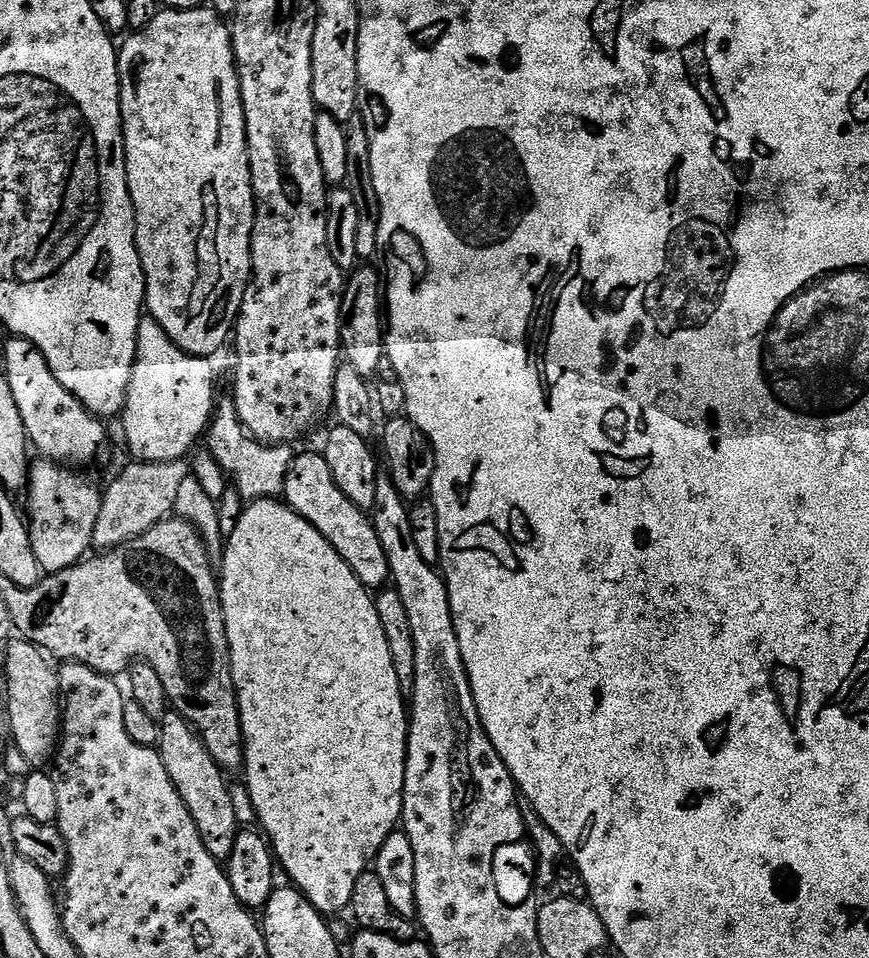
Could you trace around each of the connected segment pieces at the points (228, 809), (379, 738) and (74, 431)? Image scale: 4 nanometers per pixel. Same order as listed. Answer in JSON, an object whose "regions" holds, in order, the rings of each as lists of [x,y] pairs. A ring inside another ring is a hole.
{"regions":[[[[174,710],[169,711],[160,725],[160,743],[158,751],[166,766],[166,774],[170,774],[170,782],[174,782],[174,790],[182,798],[186,810],[194,818],[194,826],[198,826],[198,834],[216,860],[227,862],[234,850],[236,842],[236,804],[232,801],[232,792],[224,781],[225,769],[219,768],[202,738]]],[[[276,498],[257,500],[245,507],[244,513],[240,515],[238,526],[234,526],[234,534],[230,534],[226,538],[224,545],[224,567],[219,585],[220,601],[222,602],[222,610],[224,611],[224,621],[226,622],[226,634],[228,635],[228,649],[230,650],[230,658],[232,659],[232,681],[236,687],[236,697],[238,698],[238,706],[240,707],[240,721],[242,722],[242,734],[244,735],[244,766],[242,775],[248,779],[248,796],[252,799],[252,808],[256,811],[257,818],[260,819],[261,826],[259,825],[259,827],[262,829],[263,835],[266,837],[275,859],[282,869],[283,875],[285,872],[293,880],[291,883],[299,889],[301,895],[317,911],[325,917],[331,918],[335,912],[340,912],[343,908],[345,911],[351,905],[352,895],[354,894],[354,882],[358,882],[360,875],[369,871],[370,865],[376,859],[376,851],[380,849],[382,842],[386,842],[386,838],[390,833],[397,831],[398,825],[401,823],[404,815],[404,775],[406,774],[406,758],[408,757],[408,722],[410,712],[406,707],[405,697],[400,690],[398,670],[394,670],[394,658],[390,658],[390,642],[386,642],[386,630],[382,630],[382,622],[378,618],[375,599],[370,595],[369,589],[365,588],[362,582],[358,582],[354,570],[350,570],[350,566],[346,566],[346,562],[342,562],[338,550],[334,550],[334,546],[330,546],[330,542],[326,542],[326,538],[322,538],[320,531],[310,522],[306,522],[306,518],[302,518],[293,508],[289,508],[287,503],[281,502]]],[[[8,338],[4,344],[4,368],[2,375],[10,382],[10,391],[14,393],[14,402],[18,402],[18,411],[22,413],[22,422],[26,426],[31,447],[40,451],[39,455],[45,460],[53,460],[56,464],[65,466],[84,466],[92,464],[99,456],[108,452],[108,432],[104,429],[105,421],[80,405],[78,398],[54,378],[46,358],[28,340]]]]}

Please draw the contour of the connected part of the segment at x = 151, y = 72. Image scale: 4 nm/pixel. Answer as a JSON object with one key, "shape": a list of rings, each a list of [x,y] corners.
{"shape":[[[205,6],[203,8],[181,8],[179,10],[157,11],[154,22],[150,22],[150,26],[133,31],[131,35],[132,37],[130,37],[124,45],[121,43],[118,48],[118,63],[120,65],[120,121],[124,124],[124,161],[126,162],[126,170],[128,171],[128,189],[130,190],[130,198],[134,202],[134,210],[136,211],[136,245],[138,246],[138,254],[142,258],[142,270],[144,271],[146,286],[148,287],[146,308],[150,313],[151,319],[158,321],[162,326],[162,330],[166,330],[168,337],[170,337],[183,352],[188,352],[191,356],[212,358],[215,357],[215,352],[223,346],[227,338],[229,341],[230,335],[236,327],[236,318],[240,314],[242,298],[244,297],[244,292],[248,289],[248,280],[252,276],[252,231],[254,230],[254,222],[256,221],[256,195],[252,189],[252,171],[250,170],[250,162],[248,161],[246,118],[244,117],[244,107],[242,106],[242,98],[240,97],[240,76],[236,73],[236,59],[232,53],[232,33],[229,25],[225,23],[220,13],[211,7]]]}

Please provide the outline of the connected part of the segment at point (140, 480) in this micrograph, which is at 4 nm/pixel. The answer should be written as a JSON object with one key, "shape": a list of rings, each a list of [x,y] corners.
{"shape":[[[187,459],[167,460],[157,464],[132,462],[112,480],[109,488],[103,489],[104,501],[98,510],[98,523],[94,525],[92,548],[111,550],[120,544],[130,542],[155,524],[160,524],[173,515],[175,499],[182,482],[190,477],[190,464]]]}

